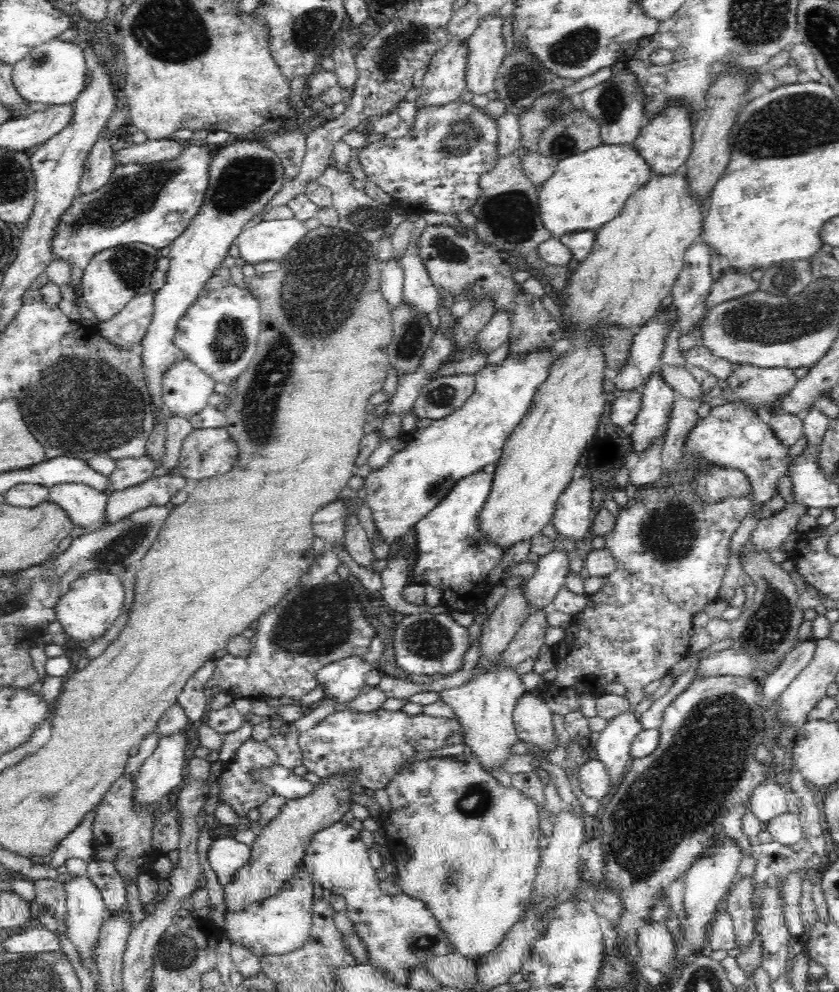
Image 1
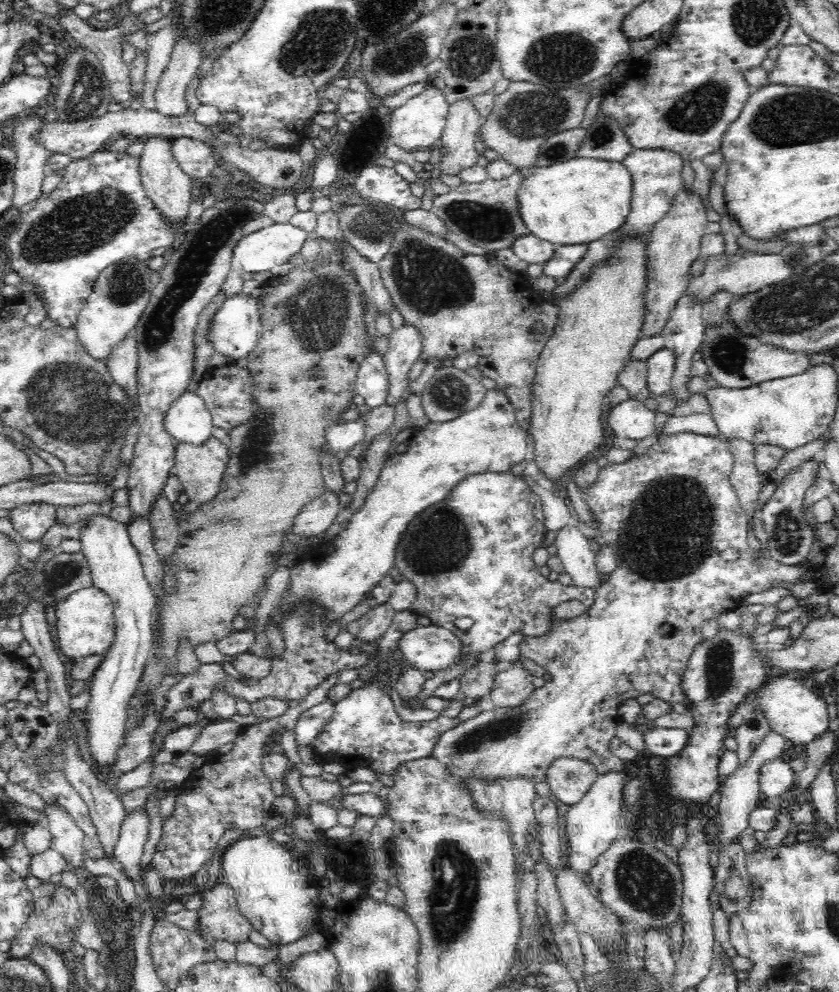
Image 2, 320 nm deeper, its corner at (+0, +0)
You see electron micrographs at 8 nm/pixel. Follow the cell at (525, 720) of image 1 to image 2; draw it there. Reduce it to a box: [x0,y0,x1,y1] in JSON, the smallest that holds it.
[488,661,536,708]

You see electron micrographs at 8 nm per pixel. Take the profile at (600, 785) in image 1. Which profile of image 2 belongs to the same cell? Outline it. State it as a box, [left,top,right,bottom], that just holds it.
[546,758,599,805]

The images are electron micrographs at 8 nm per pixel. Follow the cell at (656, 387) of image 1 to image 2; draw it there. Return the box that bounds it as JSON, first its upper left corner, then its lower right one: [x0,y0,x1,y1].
[647,348,675,400]

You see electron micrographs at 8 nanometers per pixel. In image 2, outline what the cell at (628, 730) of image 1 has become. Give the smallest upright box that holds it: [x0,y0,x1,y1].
[565,770,627,879]

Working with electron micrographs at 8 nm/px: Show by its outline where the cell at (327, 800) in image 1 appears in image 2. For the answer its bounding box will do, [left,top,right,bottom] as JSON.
[197,880,252,943]

